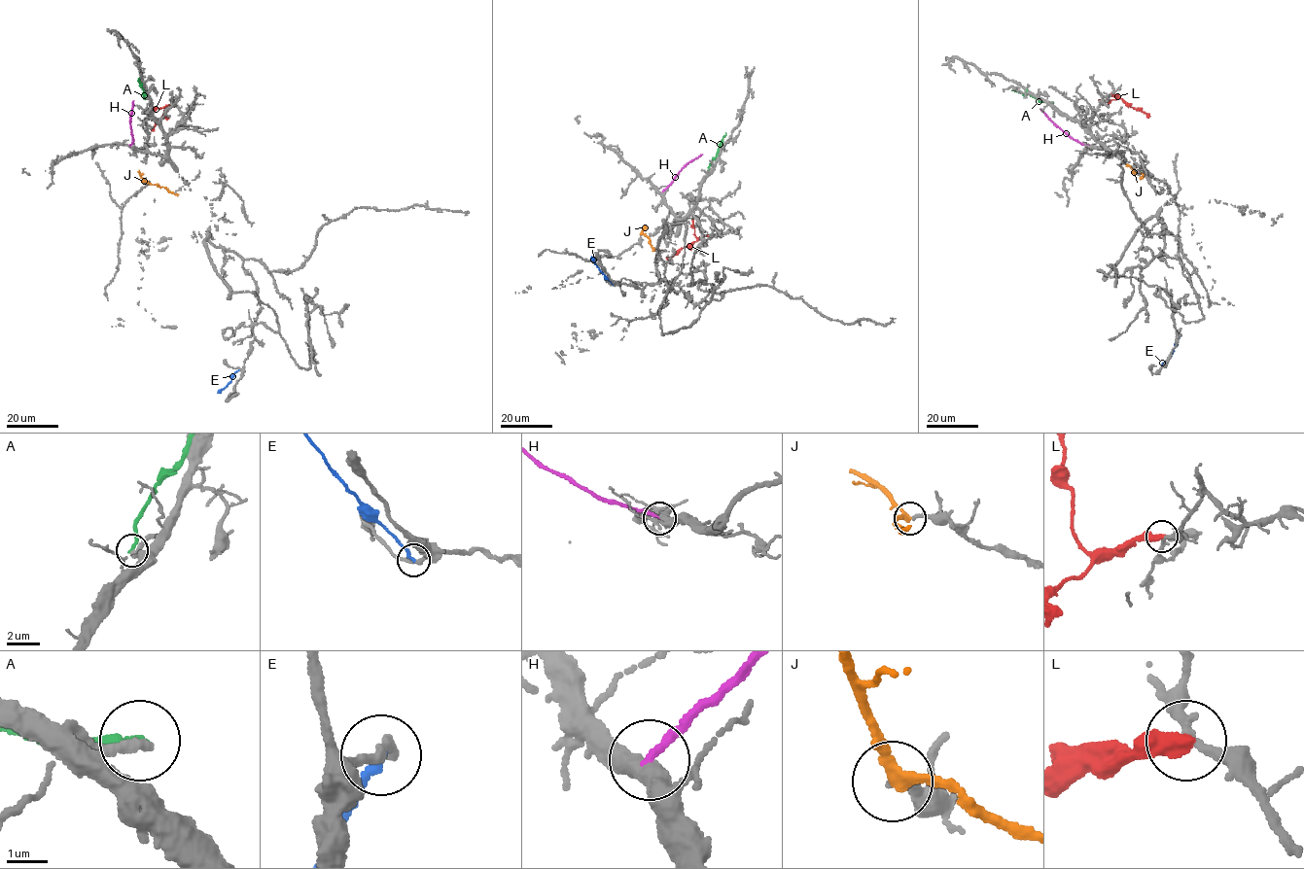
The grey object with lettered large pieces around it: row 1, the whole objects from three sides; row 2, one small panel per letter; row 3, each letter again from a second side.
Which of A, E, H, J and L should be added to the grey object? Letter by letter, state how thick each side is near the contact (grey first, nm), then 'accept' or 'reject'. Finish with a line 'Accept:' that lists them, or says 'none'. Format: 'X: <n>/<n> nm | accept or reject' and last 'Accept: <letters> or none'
A: 260/240 nm | reject
E: 240/200 nm | reject
H: 460/200 nm | reject
J: 220/220 nm | reject
L: 200/440 nm | reject
Accept: none

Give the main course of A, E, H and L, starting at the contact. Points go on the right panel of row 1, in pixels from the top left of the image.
A: (1053, 102), (1011, 90)
E: (1180, 335), (1162, 365)
H: (1091, 147), (1072, 139), (1039, 109)
L: (1110, 94), (1149, 116)

